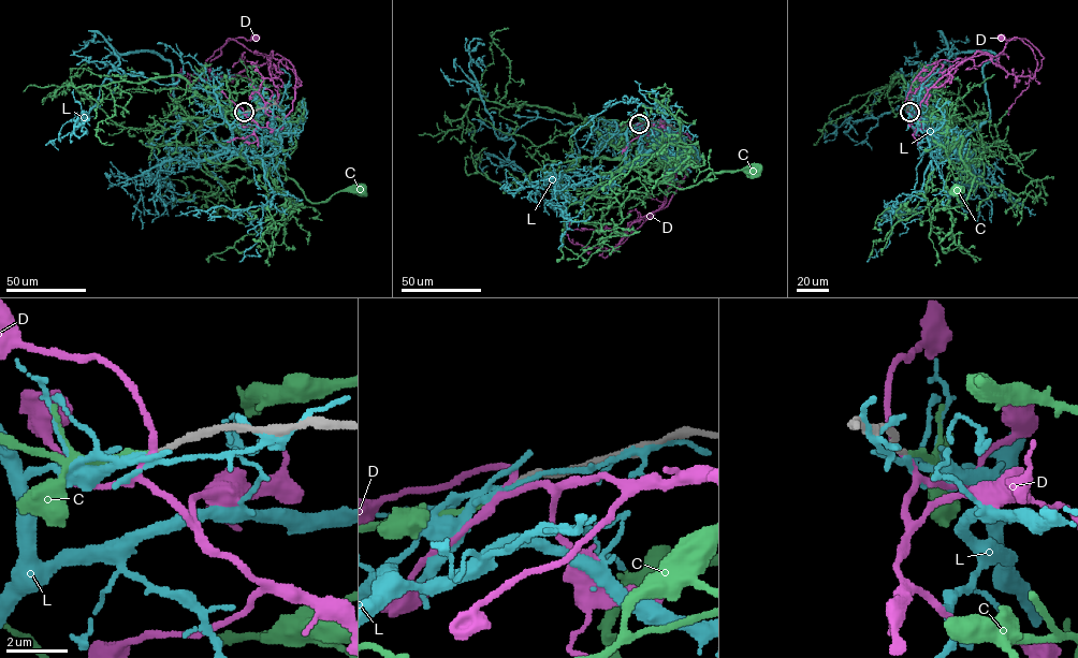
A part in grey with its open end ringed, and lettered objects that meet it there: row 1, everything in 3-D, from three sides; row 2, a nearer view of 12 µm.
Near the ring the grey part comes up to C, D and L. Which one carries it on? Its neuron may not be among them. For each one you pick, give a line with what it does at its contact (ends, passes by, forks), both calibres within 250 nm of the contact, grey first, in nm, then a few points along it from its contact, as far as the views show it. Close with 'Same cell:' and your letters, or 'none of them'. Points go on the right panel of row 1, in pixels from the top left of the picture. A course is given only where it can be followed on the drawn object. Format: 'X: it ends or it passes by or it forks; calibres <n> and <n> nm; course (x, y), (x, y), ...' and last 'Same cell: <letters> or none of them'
C: it ends; calibres 170 and 160 nm; course (909, 112), (935, 130), (944, 125), (951, 130), (974, 176), (963, 203), (957, 190)
Same cell: C

